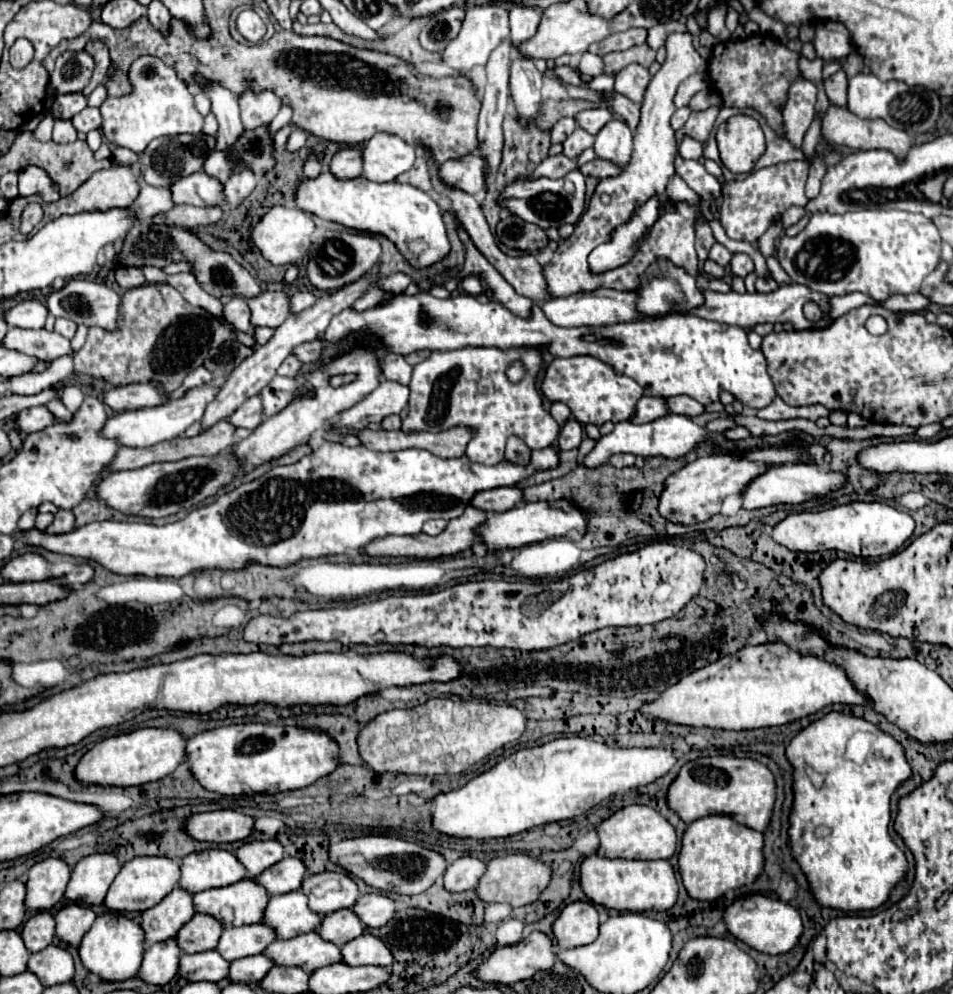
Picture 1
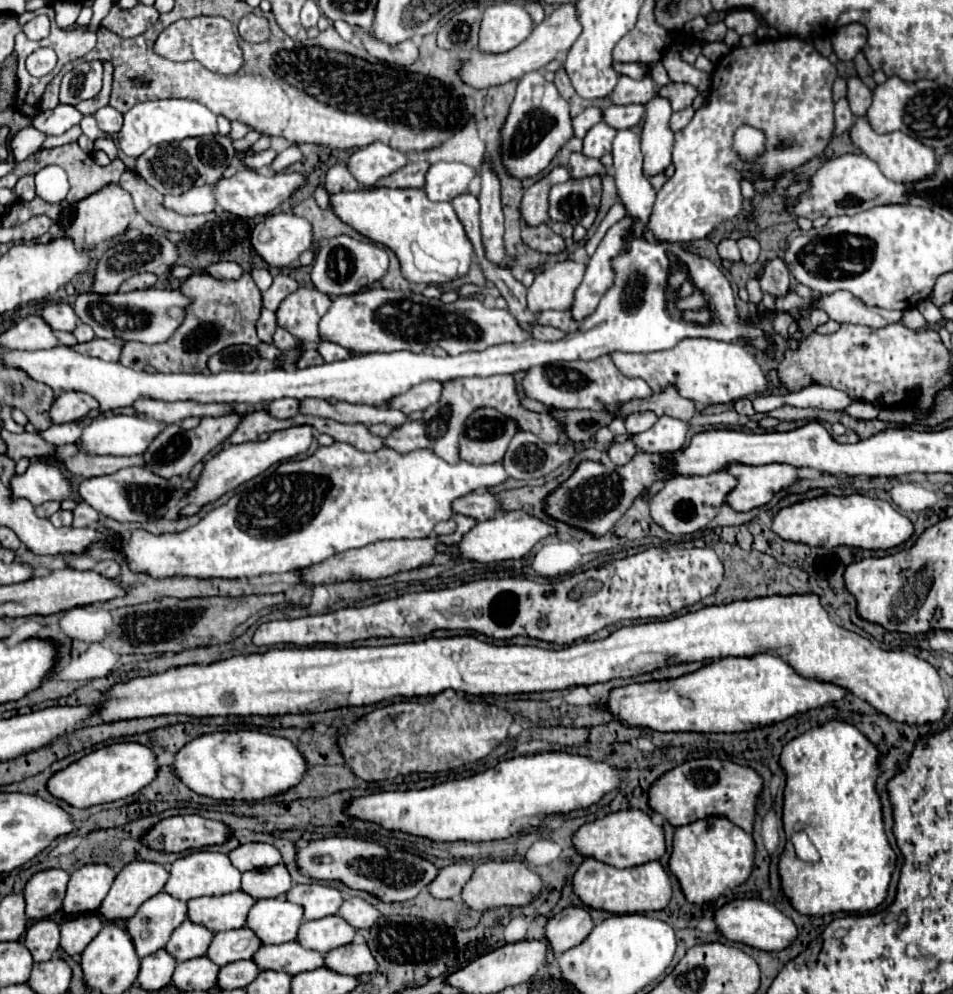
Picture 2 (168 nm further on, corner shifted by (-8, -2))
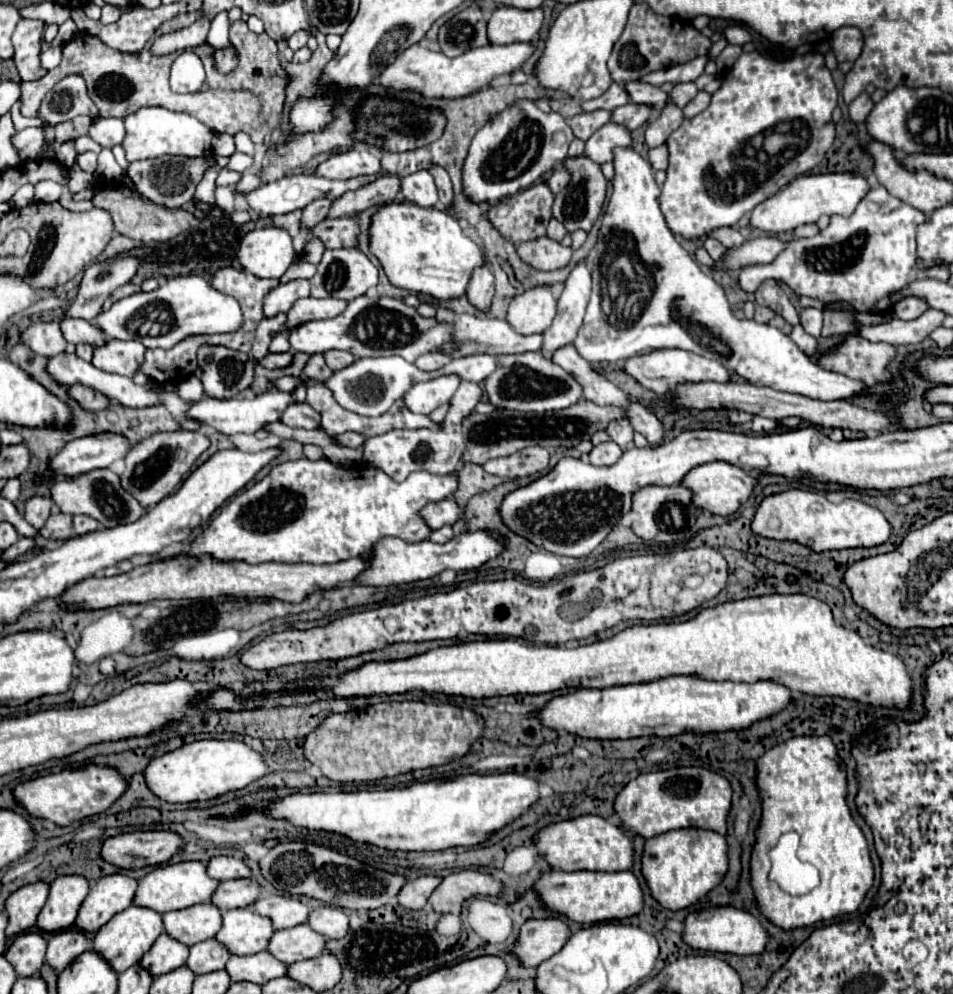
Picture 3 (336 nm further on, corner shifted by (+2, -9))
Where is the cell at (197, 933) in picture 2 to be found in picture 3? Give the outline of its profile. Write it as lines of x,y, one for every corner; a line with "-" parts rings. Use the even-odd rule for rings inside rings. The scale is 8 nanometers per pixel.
161,934
157,942
151,946
151,950
143,954
139,966
145,968
151,976
161,976
181,968
187,956
189,956
189,948
185,944
169,938
167,934

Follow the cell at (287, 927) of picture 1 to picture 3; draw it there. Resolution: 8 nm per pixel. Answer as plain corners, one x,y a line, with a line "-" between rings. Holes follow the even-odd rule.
247,906
223,912
223,924
215,940
223,944
229,950
229,954
247,956
265,950
273,932
275,930
269,918
253,914
253,908

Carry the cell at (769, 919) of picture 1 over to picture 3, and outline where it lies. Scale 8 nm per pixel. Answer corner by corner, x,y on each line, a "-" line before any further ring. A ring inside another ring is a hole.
715,906
697,912
689,912
685,918
683,940
695,948
705,952
731,952
731,954
759,954
769,940
767,930
759,924
755,916
745,910
735,910
731,906

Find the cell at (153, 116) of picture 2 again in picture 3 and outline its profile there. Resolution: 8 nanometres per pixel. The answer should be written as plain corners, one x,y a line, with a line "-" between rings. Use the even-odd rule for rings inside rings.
141,108
125,118
125,140
123,148
127,152
127,160
147,160
159,156
183,156
183,158
197,158
211,150
211,140
215,136
209,126
199,122
193,116
183,112
171,112
165,108

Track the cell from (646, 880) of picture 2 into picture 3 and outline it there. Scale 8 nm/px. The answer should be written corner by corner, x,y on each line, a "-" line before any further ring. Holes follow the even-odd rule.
549,870
541,874
535,882
535,892
539,902
549,912
559,912
567,916
569,920
575,920
579,924
595,924
605,920
621,920
629,918
643,908
643,892
639,886
639,880
633,872
561,872
561,870

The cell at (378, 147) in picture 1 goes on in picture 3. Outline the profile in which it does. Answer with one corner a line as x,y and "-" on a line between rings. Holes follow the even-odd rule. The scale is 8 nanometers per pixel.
351,148
347,152
335,154
329,160
321,162
315,168
315,176
323,176
323,178
331,178
331,180
347,180
347,178
355,178
361,174
375,174
381,172
381,162
379,156
373,154
373,150
369,148

